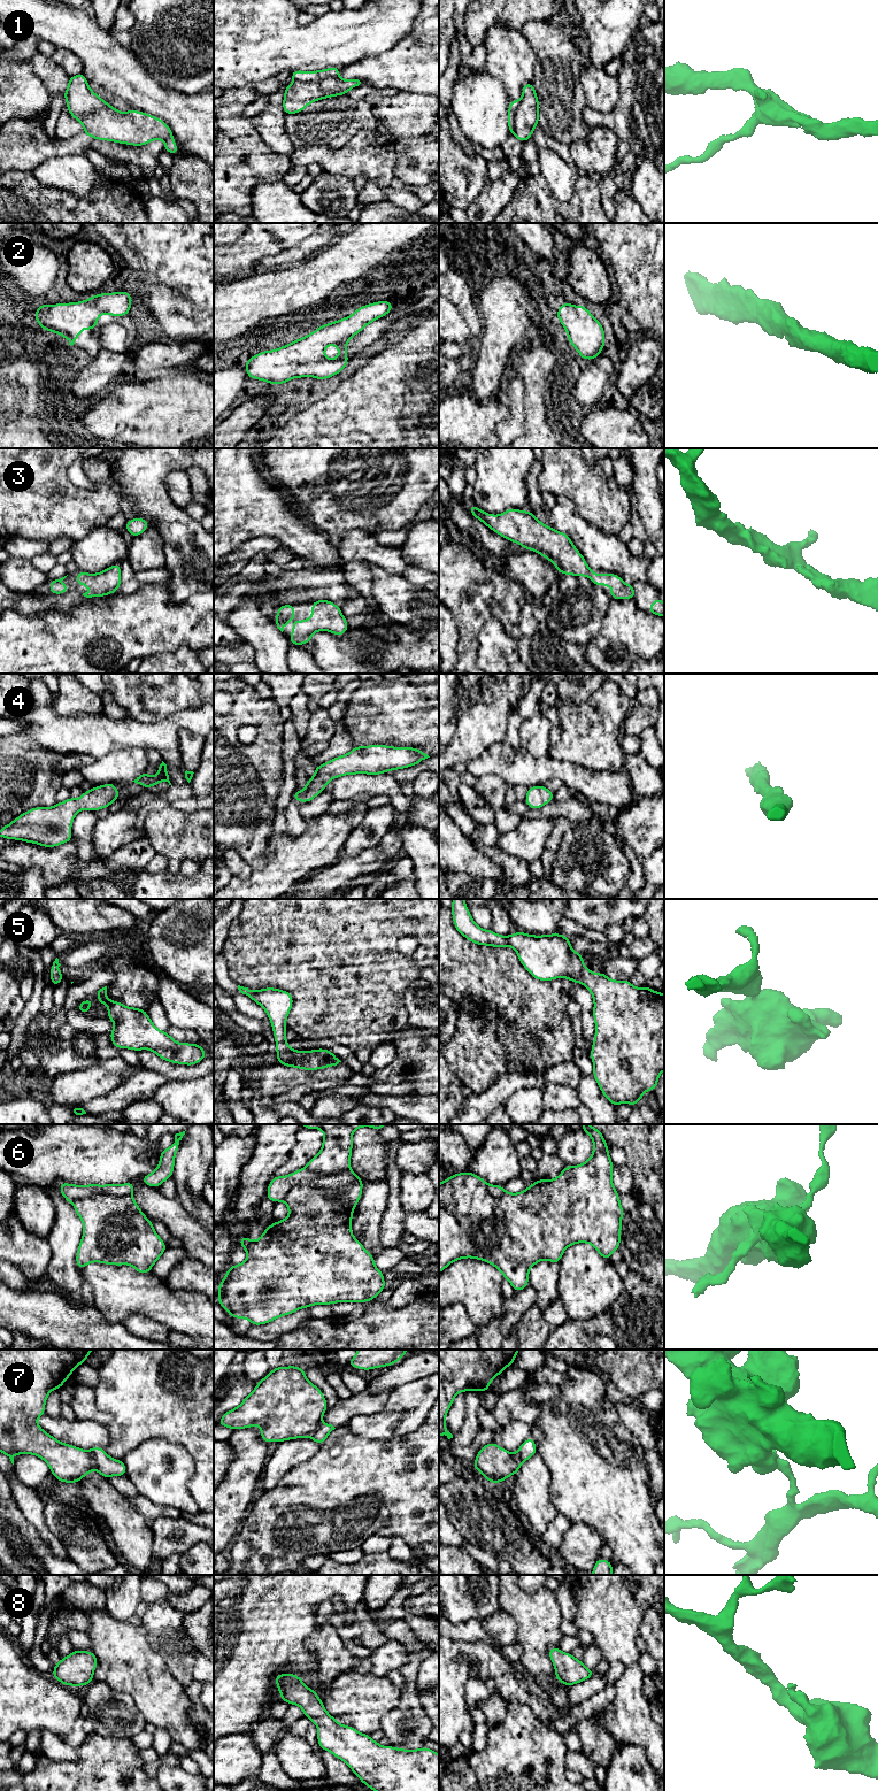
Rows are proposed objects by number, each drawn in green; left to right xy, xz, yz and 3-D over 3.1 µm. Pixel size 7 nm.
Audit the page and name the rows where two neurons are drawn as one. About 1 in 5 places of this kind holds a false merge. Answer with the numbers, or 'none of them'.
6, 7

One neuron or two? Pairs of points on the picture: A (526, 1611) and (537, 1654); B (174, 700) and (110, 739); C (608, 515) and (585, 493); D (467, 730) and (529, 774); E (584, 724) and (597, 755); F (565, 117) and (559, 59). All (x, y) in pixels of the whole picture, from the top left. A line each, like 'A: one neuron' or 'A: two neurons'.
A: one neuron
B: two neurons
C: one neuron
D: two neurons
E: one neuron
F: one neuron

